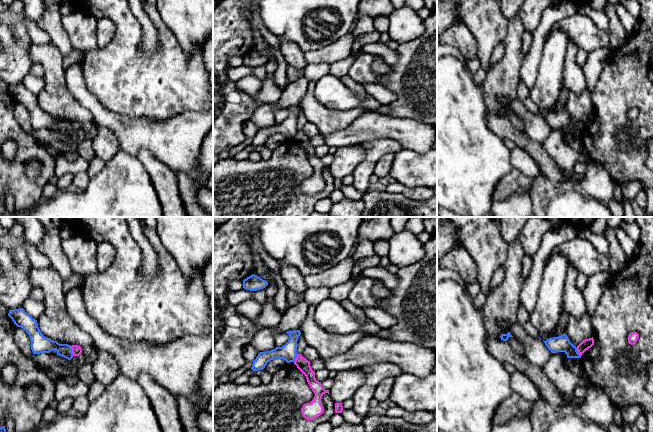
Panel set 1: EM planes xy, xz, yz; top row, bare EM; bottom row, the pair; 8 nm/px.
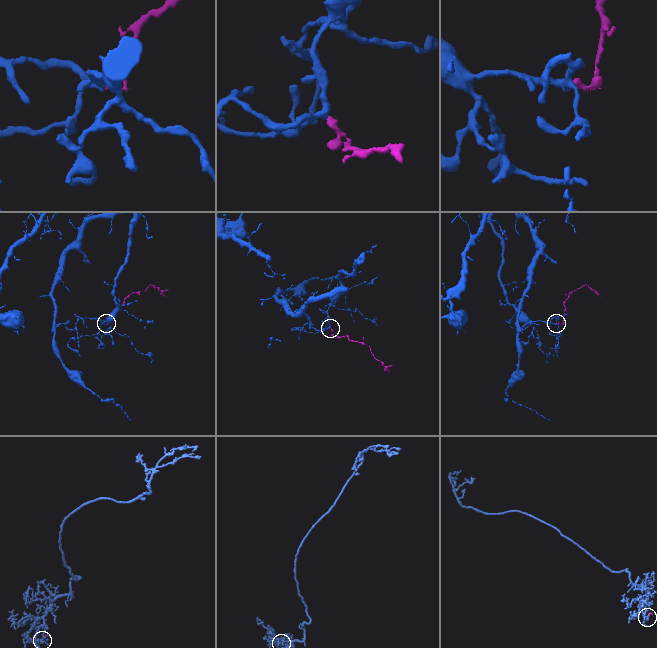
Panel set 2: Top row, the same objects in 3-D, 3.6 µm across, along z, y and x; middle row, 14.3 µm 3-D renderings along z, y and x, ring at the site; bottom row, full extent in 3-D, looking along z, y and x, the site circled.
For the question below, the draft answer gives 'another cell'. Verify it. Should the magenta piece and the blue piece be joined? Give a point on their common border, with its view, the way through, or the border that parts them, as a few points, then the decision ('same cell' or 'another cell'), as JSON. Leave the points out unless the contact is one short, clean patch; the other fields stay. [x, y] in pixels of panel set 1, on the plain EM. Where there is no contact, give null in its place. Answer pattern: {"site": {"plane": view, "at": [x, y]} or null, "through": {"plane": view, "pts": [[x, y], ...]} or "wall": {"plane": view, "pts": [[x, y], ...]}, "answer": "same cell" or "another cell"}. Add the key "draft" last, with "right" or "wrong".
{"site": {"plane": "xy", "at": [72, 127]}, "wall": {"plane": "xy", "pts": [[70, 122], [73, 131]]}, "answer": "another cell", "draft": "right"}

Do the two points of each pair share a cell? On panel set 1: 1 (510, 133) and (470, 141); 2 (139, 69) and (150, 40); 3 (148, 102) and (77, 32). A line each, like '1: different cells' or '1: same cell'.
1: different cells
2: different cells
3: different cells

